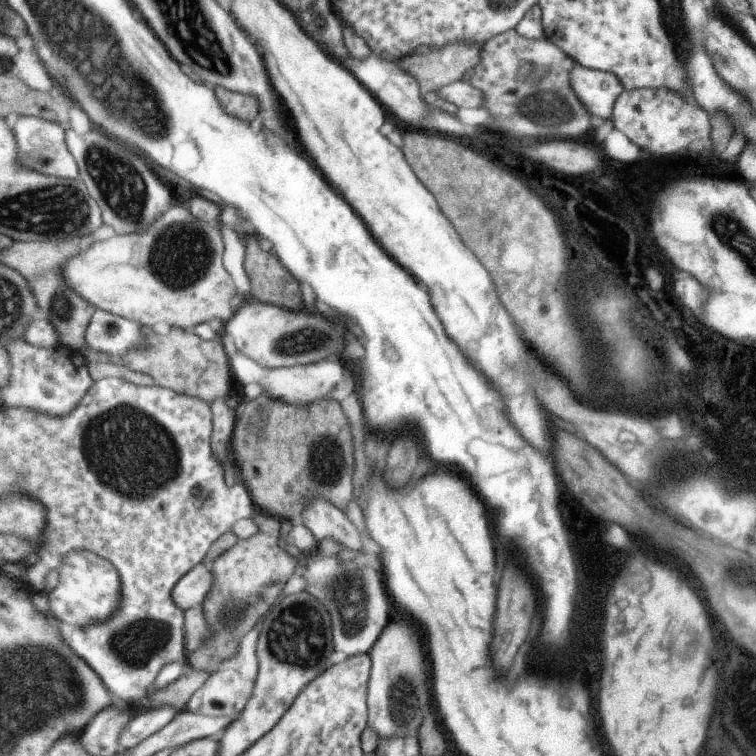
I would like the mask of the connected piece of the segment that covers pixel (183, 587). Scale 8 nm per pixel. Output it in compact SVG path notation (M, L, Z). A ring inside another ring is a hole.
M197 563L176 582L171 590L172 601L182 610L201 606L214 585L214 574L205 564Z

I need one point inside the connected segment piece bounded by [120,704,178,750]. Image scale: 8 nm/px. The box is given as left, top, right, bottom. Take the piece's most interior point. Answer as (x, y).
(149, 722)

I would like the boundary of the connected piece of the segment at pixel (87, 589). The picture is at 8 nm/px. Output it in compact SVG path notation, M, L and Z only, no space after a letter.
M73 551L57 569L59 572L58 585L48 594L52 612L63 625L86 627L95 622L107 623L118 612L122 600L122 578L118 568L107 559L91 551Z

